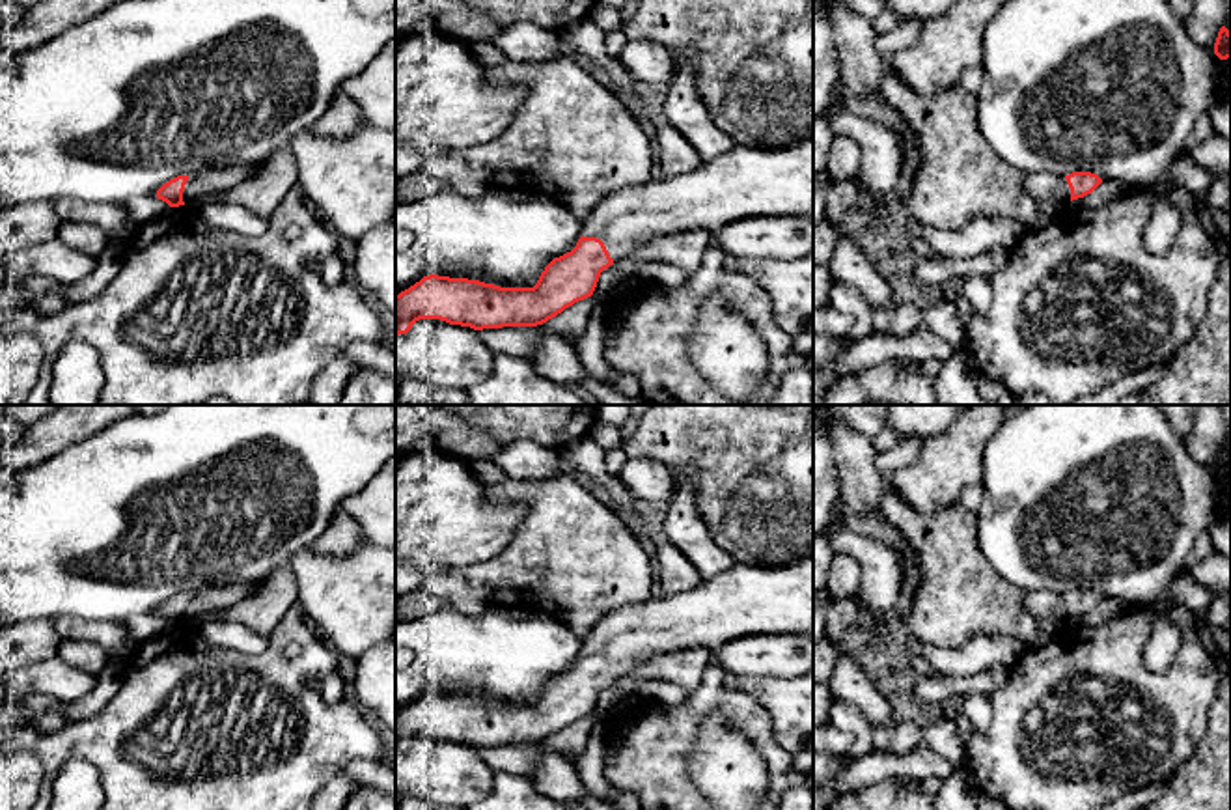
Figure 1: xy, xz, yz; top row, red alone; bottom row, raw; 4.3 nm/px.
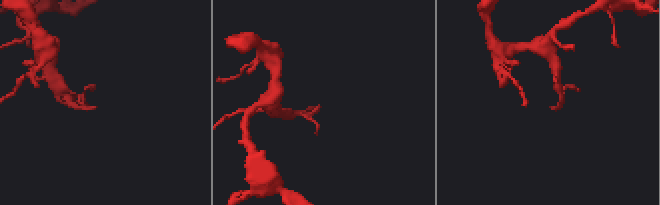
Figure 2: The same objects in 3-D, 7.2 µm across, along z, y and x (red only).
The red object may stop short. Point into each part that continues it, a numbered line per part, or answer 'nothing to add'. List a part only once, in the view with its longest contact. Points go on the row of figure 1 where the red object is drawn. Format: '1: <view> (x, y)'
1: xz (743, 181)

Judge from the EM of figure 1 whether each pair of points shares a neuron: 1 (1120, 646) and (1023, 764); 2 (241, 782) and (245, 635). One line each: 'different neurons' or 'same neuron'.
1: same neuron
2: different neurons

